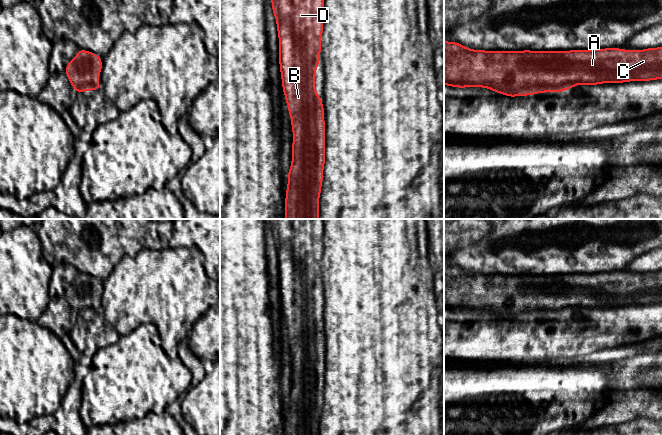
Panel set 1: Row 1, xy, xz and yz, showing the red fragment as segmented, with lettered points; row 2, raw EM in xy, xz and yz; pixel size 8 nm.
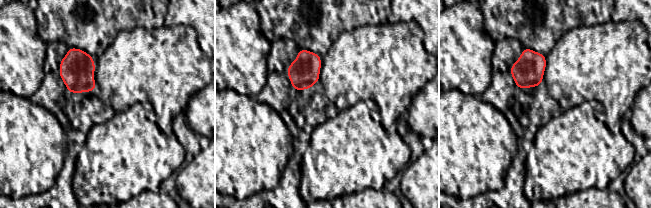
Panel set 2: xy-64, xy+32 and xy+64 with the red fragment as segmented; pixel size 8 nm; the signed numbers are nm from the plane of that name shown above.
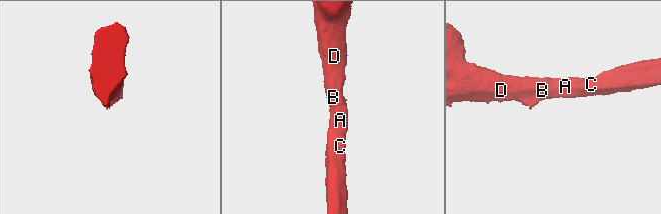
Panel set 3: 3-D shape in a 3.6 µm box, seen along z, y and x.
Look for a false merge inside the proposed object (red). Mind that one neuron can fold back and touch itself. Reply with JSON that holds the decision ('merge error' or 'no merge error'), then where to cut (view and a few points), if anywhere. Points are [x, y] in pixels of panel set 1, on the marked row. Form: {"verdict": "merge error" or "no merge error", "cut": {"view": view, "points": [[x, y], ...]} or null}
{"verdict": "no merge error", "cut": null}

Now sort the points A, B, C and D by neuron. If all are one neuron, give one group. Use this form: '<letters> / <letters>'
A B C D

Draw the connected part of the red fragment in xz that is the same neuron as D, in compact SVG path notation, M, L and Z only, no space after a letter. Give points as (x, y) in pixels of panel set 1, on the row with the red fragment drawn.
M271 0L279 37L279 63L282 88L292 119L292 163L288 172L285 199L285 219L319 219L319 196L325 164L325 122L322 98L316 94L315 73L320 63L321 36L323 34L324 0Z

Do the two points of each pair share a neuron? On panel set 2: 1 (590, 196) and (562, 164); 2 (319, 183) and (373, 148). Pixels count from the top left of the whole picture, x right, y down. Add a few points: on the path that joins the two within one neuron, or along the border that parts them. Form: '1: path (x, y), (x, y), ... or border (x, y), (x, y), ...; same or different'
1: border (607, 188), (586, 188), (562, 196); different
2: path (332, 170), (350, 152), (360, 152); same

